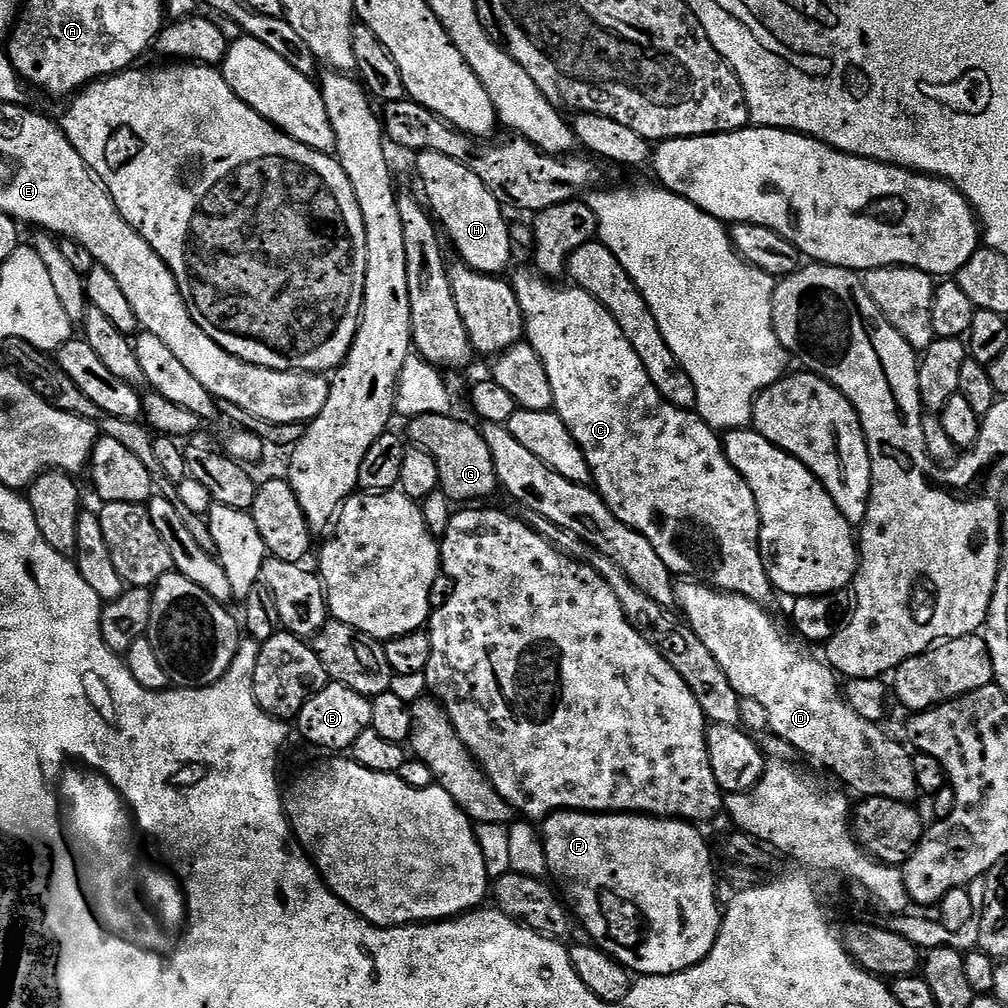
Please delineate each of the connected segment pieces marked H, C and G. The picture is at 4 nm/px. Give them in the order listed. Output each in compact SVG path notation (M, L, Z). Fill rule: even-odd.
M422 152L415 160L416 172L424 183L423 199L443 235L452 239L459 259L487 276L500 276L504 271L507 273L513 267L514 253L510 220L504 217L505 209L500 200L490 194L486 182L482 182L474 170L462 166L462 162L446 158L446 154Z
M528 267L529 269L518 268L511 273L510 283L518 302L522 306L527 343L532 345L532 348L538 354L538 358L542 358L542 366L546 366L546 378L550 378L550 390L554 390L552 407L562 418L562 422L566 422L566 426L570 430L574 442L578 442L582 454L586 454L586 462L592 471L592 484L606 502L606 506L626 526L630 526L639 532L643 528L660 528L656 520L656 511L658 510L664 512L666 516L676 516L676 520L688 520L688 516L692 516L692 520L700 520L700 524L704 524L704 528L708 528L708 524L712 524L712 536L716 536L716 540L720 540L720 552L724 552L724 568L720 568L720 581L715 584L715 587L722 592L737 592L738 595L750 598L756 604L767 605L769 603L768 599L774 596L774 589L770 578L766 574L766 566L762 562L762 554L760 553L758 502L754 502L754 494L750 490L750 486L746 486L742 474L738 474L738 470L734 470L734 466L730 466L717 429L711 428L701 416L696 415L695 411L676 408L660 397L654 382L650 382L638 354L634 354L626 334L622 334L618 322L614 322L614 318L608 313L608 310L603 308L593 296L586 294L582 289L575 286L559 288L556 285L559 283L549 282L531 267Z
M422 414L411 417L407 424L407 439L434 458L440 479L439 491L445 492L449 500L484 502L492 491L500 488L500 479L494 470L494 457L490 455L490 446L486 446L486 438L479 427L459 420L456 414Z

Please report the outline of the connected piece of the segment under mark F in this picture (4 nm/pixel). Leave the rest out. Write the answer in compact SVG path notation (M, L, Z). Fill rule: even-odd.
M571 810L553 812L543 821L542 839L548 872L551 878L553 876L564 887L563 899L570 905L575 919L584 928L585 933L608 955L613 956L619 964L623 964L633 974L639 974L641 977L672 976L675 972L685 972L687 968L702 963L708 957L718 938L722 919L722 908L718 903L718 879L716 880L715 874L712 873L712 852L708 849L703 834L696 828L699 827L695 823L679 818L661 818L647 814L597 814Z

